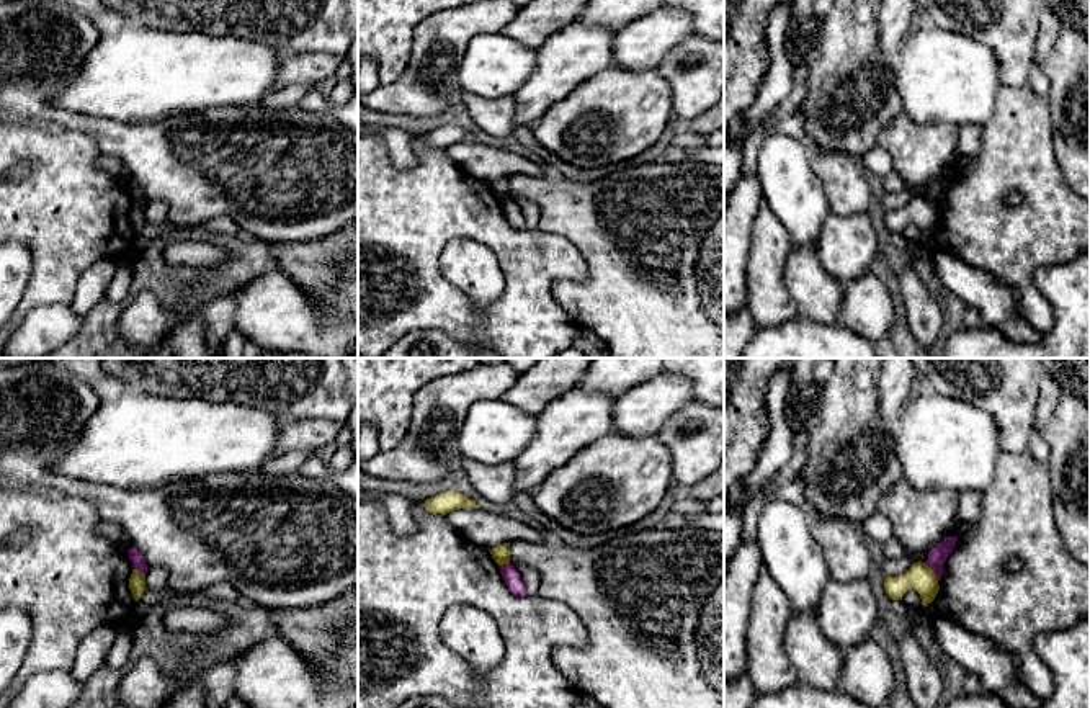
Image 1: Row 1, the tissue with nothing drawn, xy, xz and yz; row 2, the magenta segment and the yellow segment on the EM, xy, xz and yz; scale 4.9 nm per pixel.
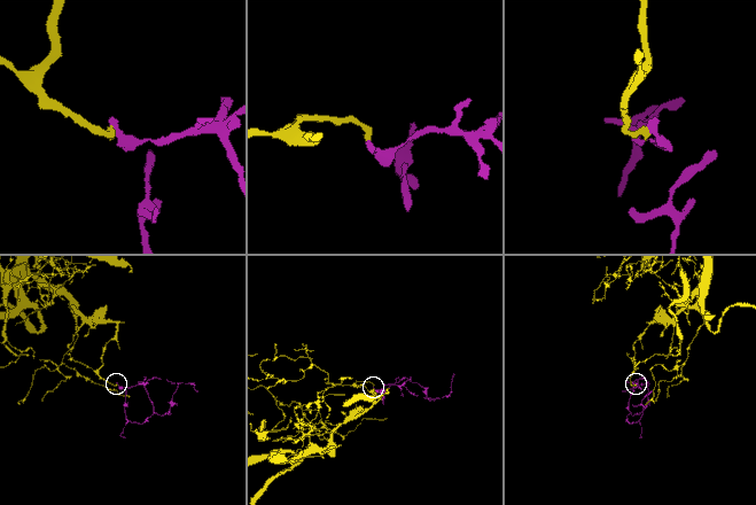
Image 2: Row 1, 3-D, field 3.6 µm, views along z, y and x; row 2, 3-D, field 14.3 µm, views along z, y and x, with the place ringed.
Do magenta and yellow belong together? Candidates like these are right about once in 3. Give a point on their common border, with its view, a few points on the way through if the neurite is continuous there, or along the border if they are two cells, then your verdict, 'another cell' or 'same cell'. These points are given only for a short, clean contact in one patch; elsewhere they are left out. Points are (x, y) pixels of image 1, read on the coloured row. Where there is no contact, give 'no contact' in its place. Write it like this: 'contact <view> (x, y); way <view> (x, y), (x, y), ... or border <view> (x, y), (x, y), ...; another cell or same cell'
contact yz (933, 571); border yz (925, 563), (938, 579); another cell

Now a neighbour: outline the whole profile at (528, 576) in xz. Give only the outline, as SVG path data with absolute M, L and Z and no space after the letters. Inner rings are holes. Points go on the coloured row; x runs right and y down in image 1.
M523 564L516 566L515 569L520 574L521 580L525 582L526 595L538 597L539 595L539 576L536 574L536 571Z

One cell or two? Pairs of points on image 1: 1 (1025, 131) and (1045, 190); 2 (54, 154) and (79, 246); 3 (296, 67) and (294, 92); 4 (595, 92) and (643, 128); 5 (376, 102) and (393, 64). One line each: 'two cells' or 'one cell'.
1: one cell
2: one cell
3: two cells
4: one cell
5: two cells

